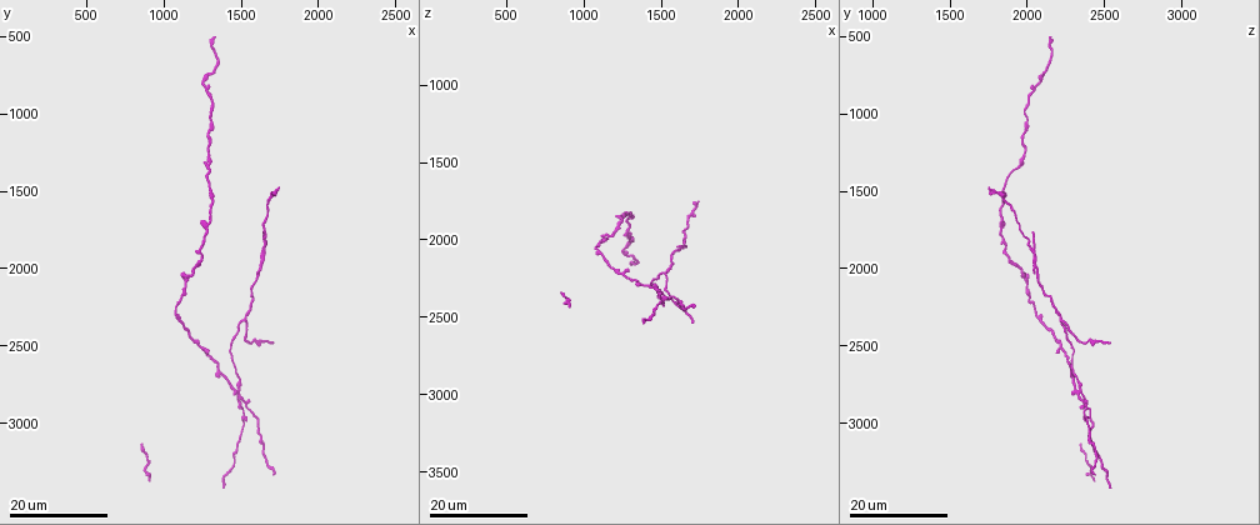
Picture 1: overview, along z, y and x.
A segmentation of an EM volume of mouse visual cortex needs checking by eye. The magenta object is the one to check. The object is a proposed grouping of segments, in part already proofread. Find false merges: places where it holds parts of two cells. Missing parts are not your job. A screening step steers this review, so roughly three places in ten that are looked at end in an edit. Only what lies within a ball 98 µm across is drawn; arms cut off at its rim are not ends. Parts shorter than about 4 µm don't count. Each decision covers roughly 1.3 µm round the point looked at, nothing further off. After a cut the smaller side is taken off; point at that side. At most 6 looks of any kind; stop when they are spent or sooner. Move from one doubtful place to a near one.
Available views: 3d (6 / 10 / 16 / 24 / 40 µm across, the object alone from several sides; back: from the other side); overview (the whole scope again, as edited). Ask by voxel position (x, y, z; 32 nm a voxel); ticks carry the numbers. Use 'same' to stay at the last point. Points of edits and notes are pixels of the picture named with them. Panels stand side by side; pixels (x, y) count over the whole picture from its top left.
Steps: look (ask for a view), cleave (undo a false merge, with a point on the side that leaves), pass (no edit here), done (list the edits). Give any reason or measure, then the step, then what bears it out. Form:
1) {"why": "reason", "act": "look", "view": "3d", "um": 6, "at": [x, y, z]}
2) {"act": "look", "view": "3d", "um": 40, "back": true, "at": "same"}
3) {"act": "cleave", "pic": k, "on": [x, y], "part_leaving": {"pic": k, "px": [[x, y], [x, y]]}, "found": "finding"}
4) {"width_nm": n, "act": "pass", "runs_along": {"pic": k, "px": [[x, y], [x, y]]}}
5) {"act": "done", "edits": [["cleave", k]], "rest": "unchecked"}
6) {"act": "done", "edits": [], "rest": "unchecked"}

{"why": "thick turns thin", "act": "look", "view": "3d", "um": 24, "at": [1280, 760, 2100]}

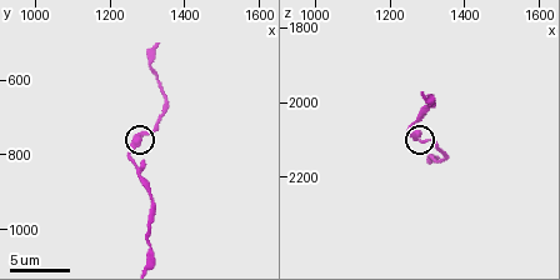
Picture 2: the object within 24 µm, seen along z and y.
{"act": "look", "view": "3d", "um": 10, "at": "same"}

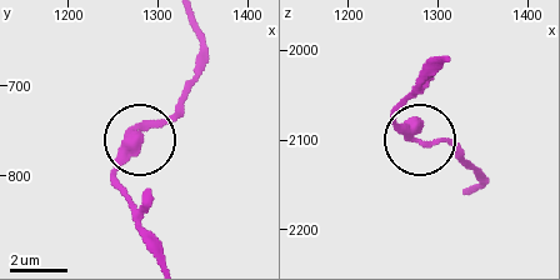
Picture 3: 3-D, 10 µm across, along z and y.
{"act": "pass", "runs_along": {"pic": 3, "px": [[446, 59], [404, 101], [396, 124], [465, 156]]}, "found": "all the same cell"}

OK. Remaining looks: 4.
{"why": "side arm on a straight run", "act": "look", "view": "3d", "um": 24, "at": [1280, 1360, 1920]}

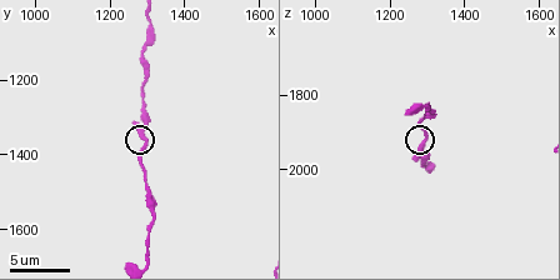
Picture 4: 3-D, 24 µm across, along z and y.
{"why": "closer look", "act": "look", "view": "3d", "um": 10, "at": [1280, 1350, 1930]}

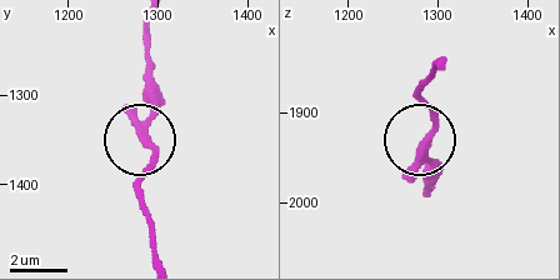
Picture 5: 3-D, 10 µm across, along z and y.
{"arms": 3, "act": "pass", "runs_along": {"pic": 5, "px": [[156, 256], [143, 191], [153, 163], [138, 134], [145, 73]]}, "found": "continuous, no second cell"}

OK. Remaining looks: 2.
{"why": "calibre changes", "act": "look", "view": "3d", "um": 16, "at": [1240, 2520, 2220]}

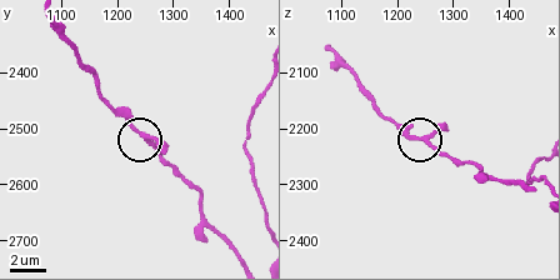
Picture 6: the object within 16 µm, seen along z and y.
{"why": "closer look", "act": "look", "view": "3d", "um": 10, "at": [1240, 2510, 2215]}

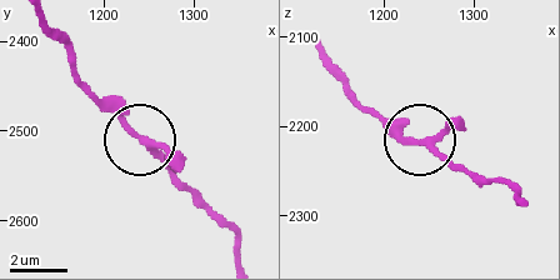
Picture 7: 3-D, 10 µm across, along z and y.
{"width_nm": 200, "act": "pass", "runs_along": {"pic": 7, "px": [[49, 24], [80, 84], [193, 196]]}, "found": "one cell here"}

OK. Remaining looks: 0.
{"act": "done", "edits": [], "rest": "unchecked"}

